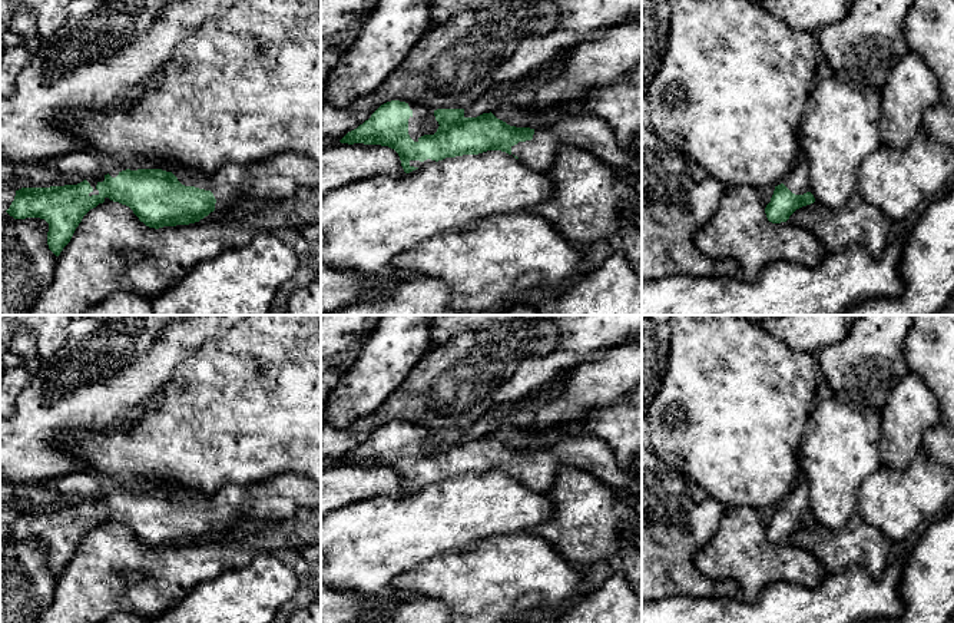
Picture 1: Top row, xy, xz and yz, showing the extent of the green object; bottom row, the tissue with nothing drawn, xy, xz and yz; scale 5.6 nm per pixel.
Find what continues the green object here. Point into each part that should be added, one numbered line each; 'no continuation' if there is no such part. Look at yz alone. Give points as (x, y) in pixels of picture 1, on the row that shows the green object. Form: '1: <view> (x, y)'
1: yz (797, 181)

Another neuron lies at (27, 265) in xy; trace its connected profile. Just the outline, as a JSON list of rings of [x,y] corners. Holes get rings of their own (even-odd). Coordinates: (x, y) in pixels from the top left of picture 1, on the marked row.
[[[0,213],[0,315],[27,315],[52,285],[57,256],[47,245],[49,223]]]

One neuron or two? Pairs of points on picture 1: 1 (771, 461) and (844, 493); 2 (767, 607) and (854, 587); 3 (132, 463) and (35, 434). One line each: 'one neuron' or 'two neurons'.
1: two neurons
2: one neuron
3: two neurons

